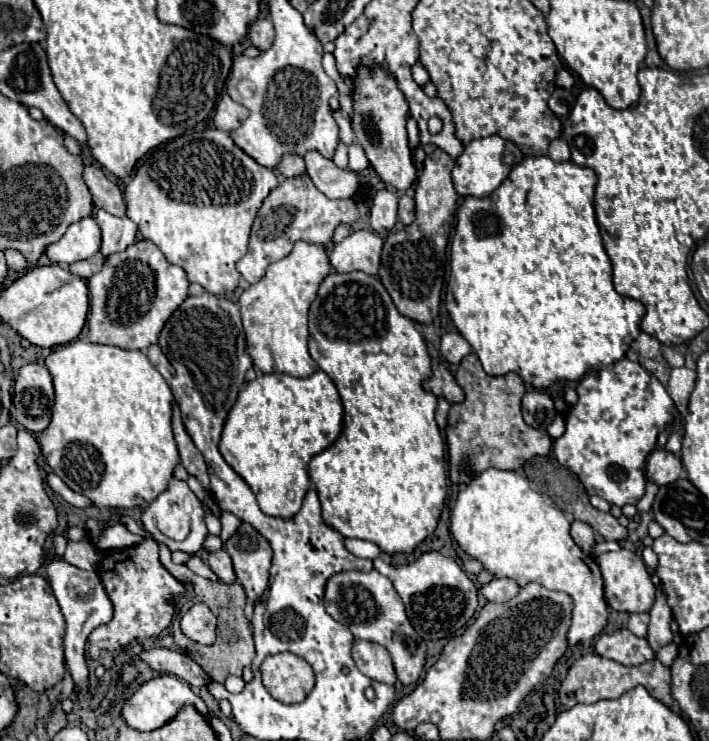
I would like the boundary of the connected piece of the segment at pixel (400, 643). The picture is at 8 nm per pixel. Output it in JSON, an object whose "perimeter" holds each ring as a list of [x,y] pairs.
{"perimeter":[[[343,570],[333,574],[325,584],[325,610],[337,622],[345,624],[355,638],[371,640],[385,646],[393,656],[397,678],[403,686],[411,686],[419,680],[425,666],[427,648],[423,638],[411,628],[403,602],[399,594],[393,590],[393,584],[391,580],[387,580],[387,576],[383,576],[377,570]]]}

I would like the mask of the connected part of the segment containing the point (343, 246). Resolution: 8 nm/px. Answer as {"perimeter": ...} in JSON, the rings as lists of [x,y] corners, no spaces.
{"perimeter":[[[357,230],[333,248],[333,252],[329,254],[329,262],[337,272],[361,270],[365,274],[377,276],[381,248],[383,240],[377,232]]]}

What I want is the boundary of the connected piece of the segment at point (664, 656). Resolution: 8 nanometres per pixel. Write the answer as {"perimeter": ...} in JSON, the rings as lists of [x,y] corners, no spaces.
{"perimeter":[[[667,644],[667,646],[663,646],[659,652],[657,652],[657,658],[663,662],[663,664],[667,664],[667,666],[671,666],[671,662],[673,662],[673,658],[677,656],[677,644]]]}

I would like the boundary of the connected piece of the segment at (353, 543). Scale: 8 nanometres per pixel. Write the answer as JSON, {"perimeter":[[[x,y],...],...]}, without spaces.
{"perimeter":[[[347,538],[345,540],[345,548],[359,556],[359,558],[369,558],[373,560],[375,556],[379,556],[379,548],[373,544],[373,542],[367,542],[367,540],[357,540],[357,538]]]}

